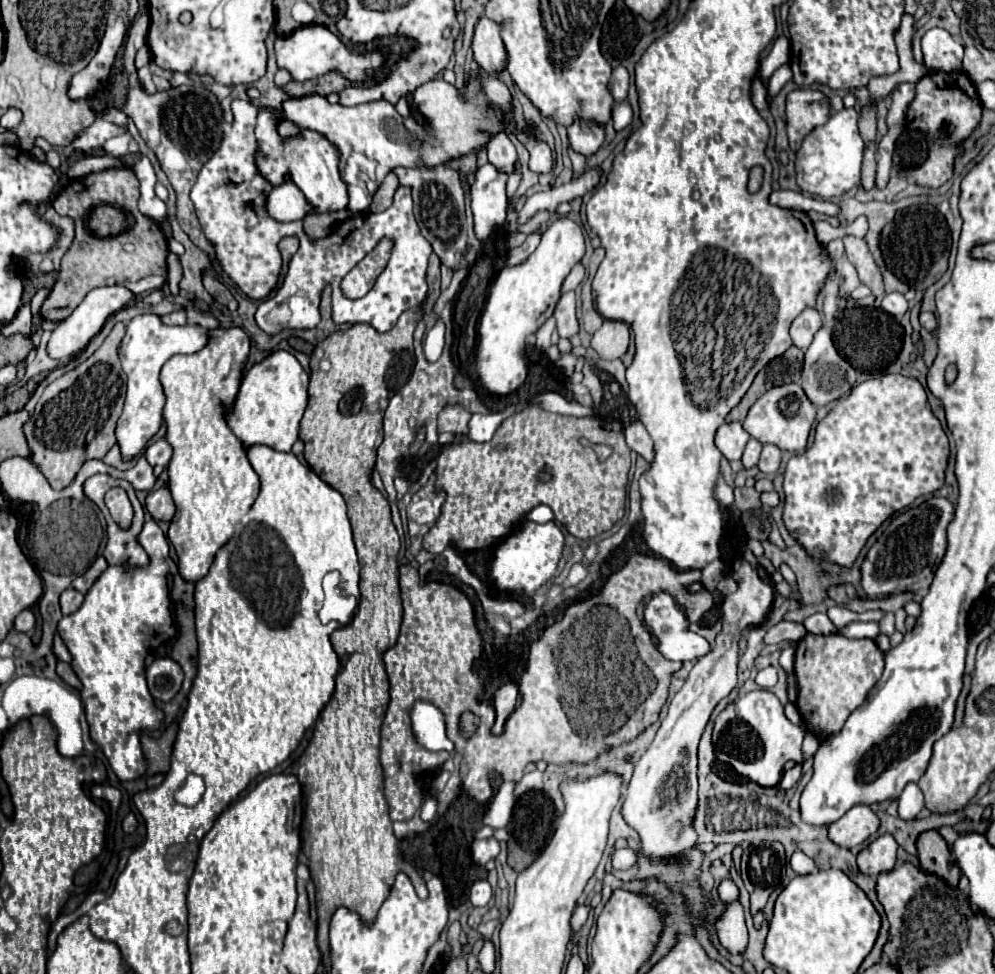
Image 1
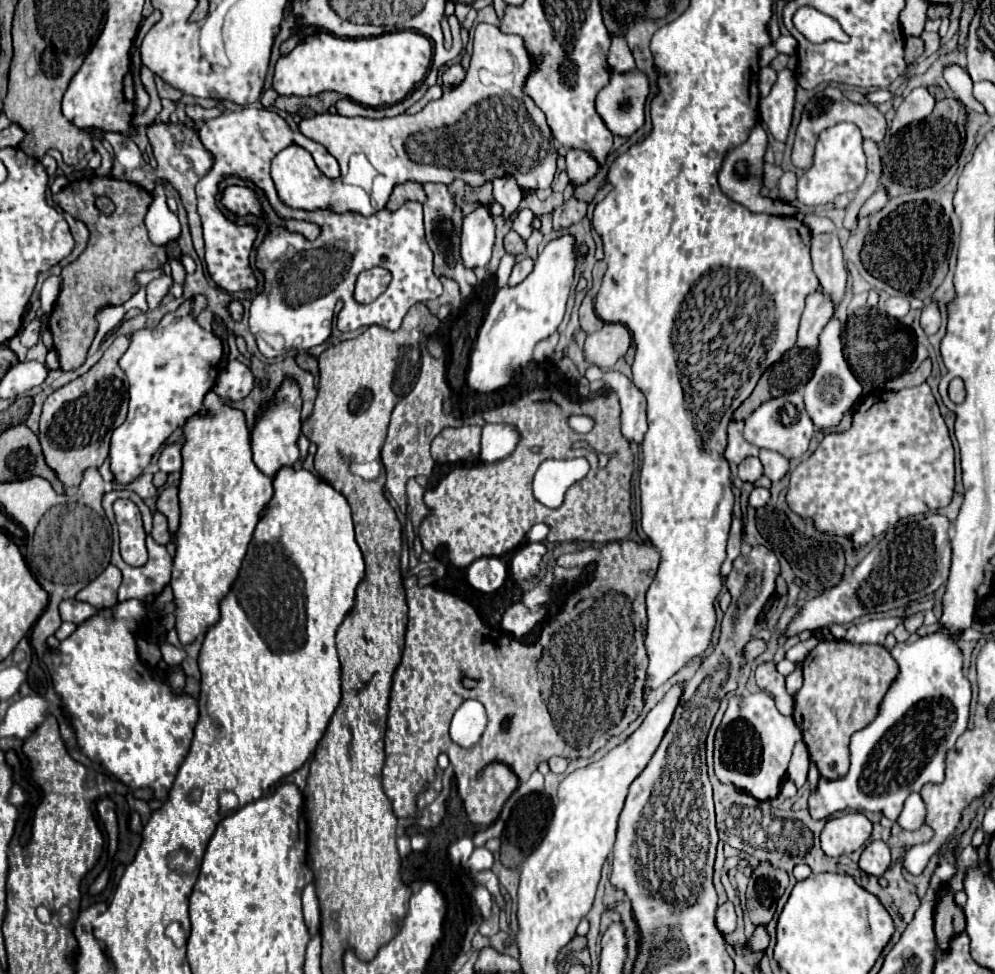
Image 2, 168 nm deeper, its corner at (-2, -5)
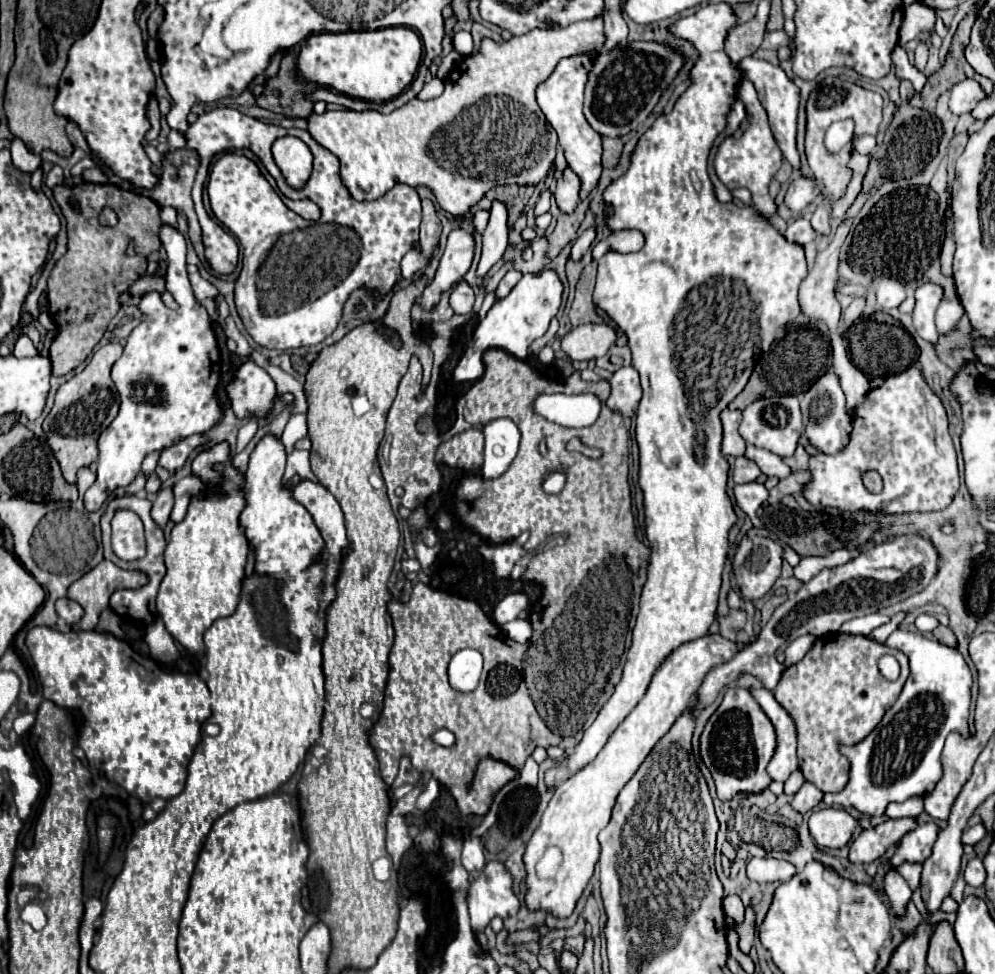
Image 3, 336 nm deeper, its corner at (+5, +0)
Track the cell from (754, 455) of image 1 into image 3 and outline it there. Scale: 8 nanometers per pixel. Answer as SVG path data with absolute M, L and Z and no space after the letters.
M741 456L735 460L735 470L733 470L733 480L735 484L747 484L747 482L753 482L761 476L761 470L757 468L755 462L751 462L749 458Z

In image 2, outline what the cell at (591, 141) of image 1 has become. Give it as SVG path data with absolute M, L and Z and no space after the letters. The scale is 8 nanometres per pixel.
M570 149L566 153L566 173L574 187L584 185L588 179L592 179L596 175L596 171L598 171L598 163L596 163L596 159L592 159L588 155L588 151Z

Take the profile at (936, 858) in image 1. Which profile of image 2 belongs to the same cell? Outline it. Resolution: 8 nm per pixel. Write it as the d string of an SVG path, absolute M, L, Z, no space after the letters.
M944 891L940 897L940 903L936 907L936 939L938 939L938 947L940 951L946 951L950 941L964 933L964 913L962 909L954 903L952 893Z

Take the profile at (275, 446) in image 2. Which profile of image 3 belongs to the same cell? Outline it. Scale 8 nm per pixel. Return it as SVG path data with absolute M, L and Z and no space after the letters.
M265 434L257 442L255 450L249 456L249 468L245 472L245 500L247 500L247 506L241 514L241 526L245 528L245 536L255 548L255 570L261 572L261 574L275 576L281 584L289 584L301 570L305 570L315 560L315 556L323 548L323 538L321 538L317 526L313 524L311 514L299 502L295 502L291 498L289 490L283 490L283 486L281 486L281 476L283 476L283 470L285 470L285 458L287 458L285 446L277 436Z

